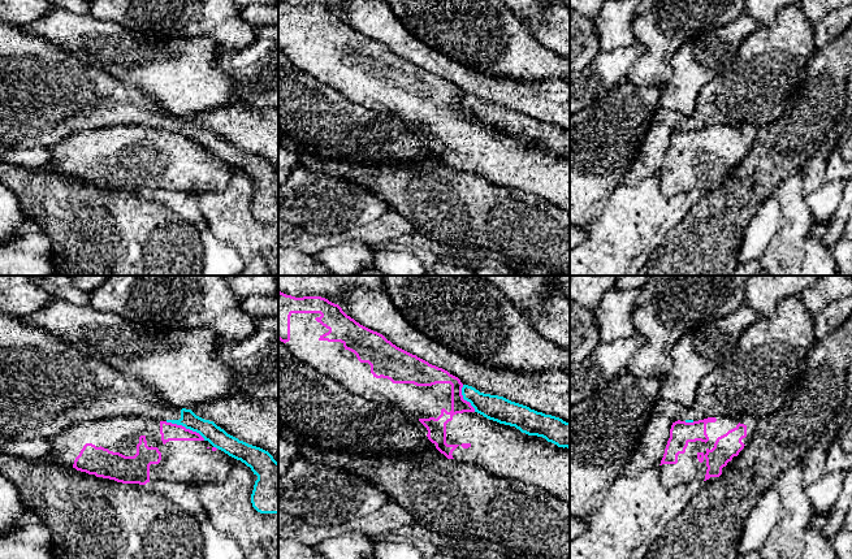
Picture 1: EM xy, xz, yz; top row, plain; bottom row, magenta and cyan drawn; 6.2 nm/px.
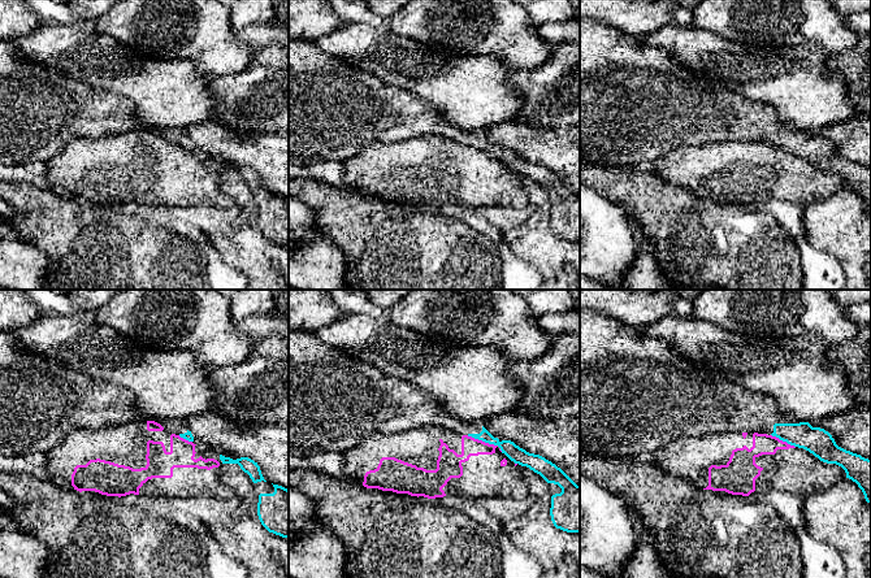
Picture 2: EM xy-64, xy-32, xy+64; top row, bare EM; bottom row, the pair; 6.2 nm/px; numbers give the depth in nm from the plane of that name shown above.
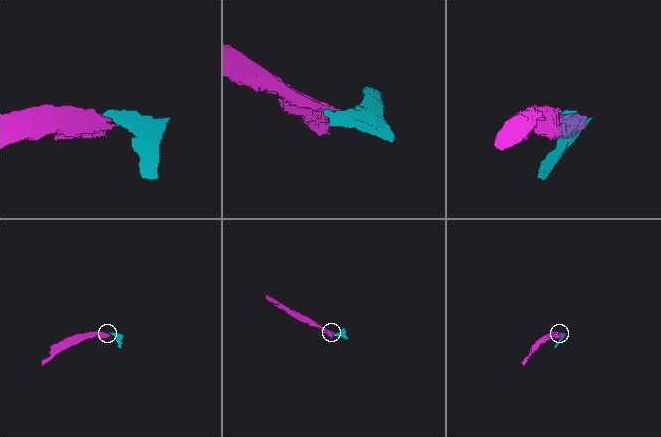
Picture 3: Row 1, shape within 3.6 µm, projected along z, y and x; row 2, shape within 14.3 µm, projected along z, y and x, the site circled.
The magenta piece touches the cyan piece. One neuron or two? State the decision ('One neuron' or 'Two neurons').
Two neurons

